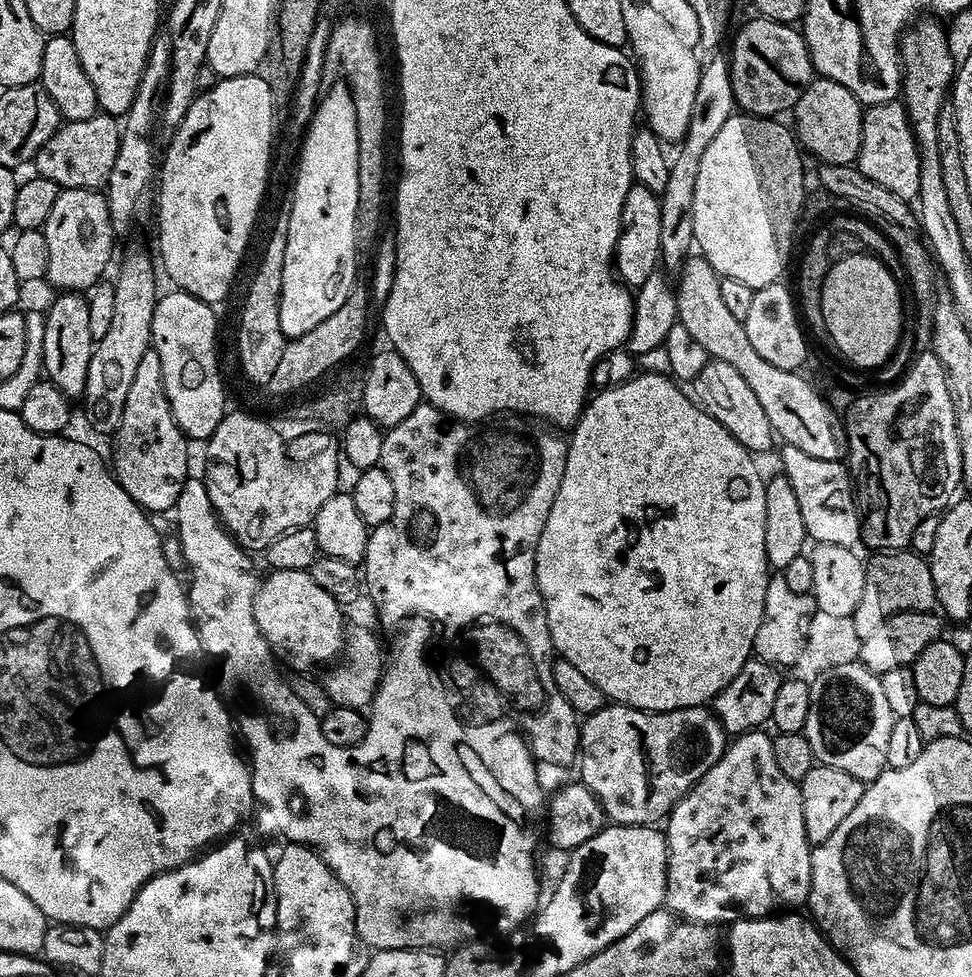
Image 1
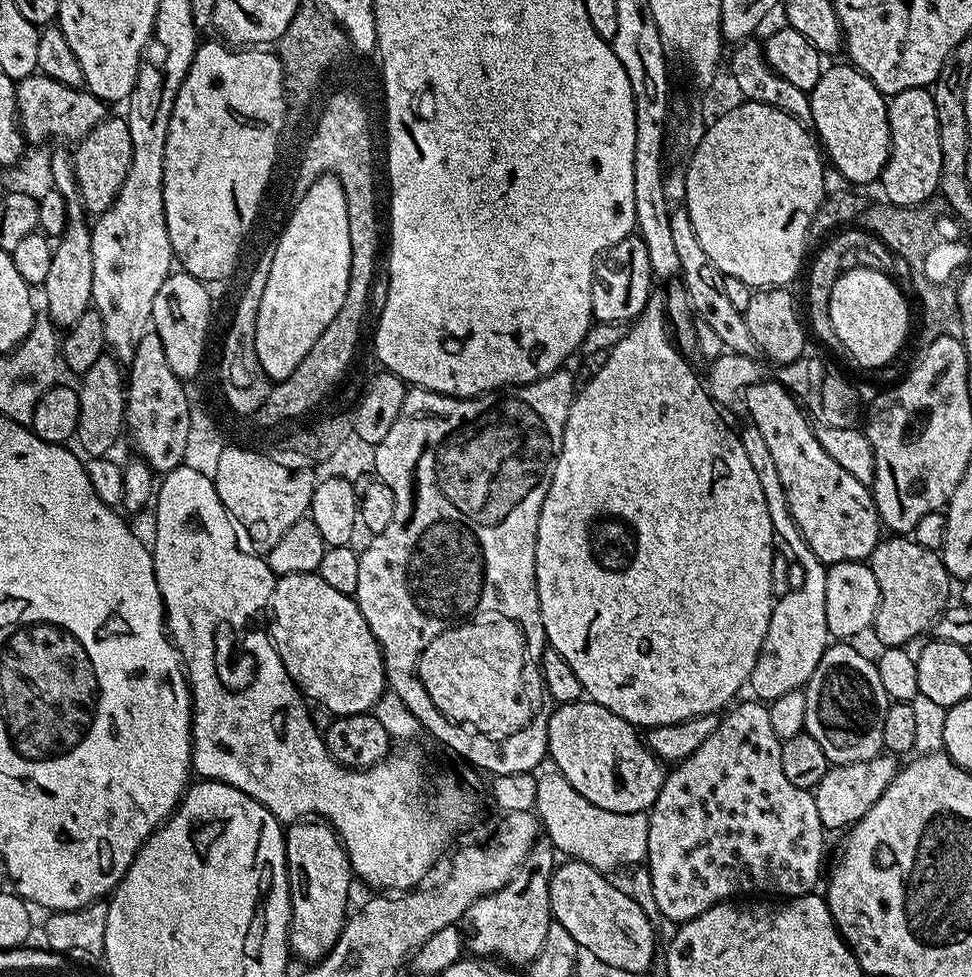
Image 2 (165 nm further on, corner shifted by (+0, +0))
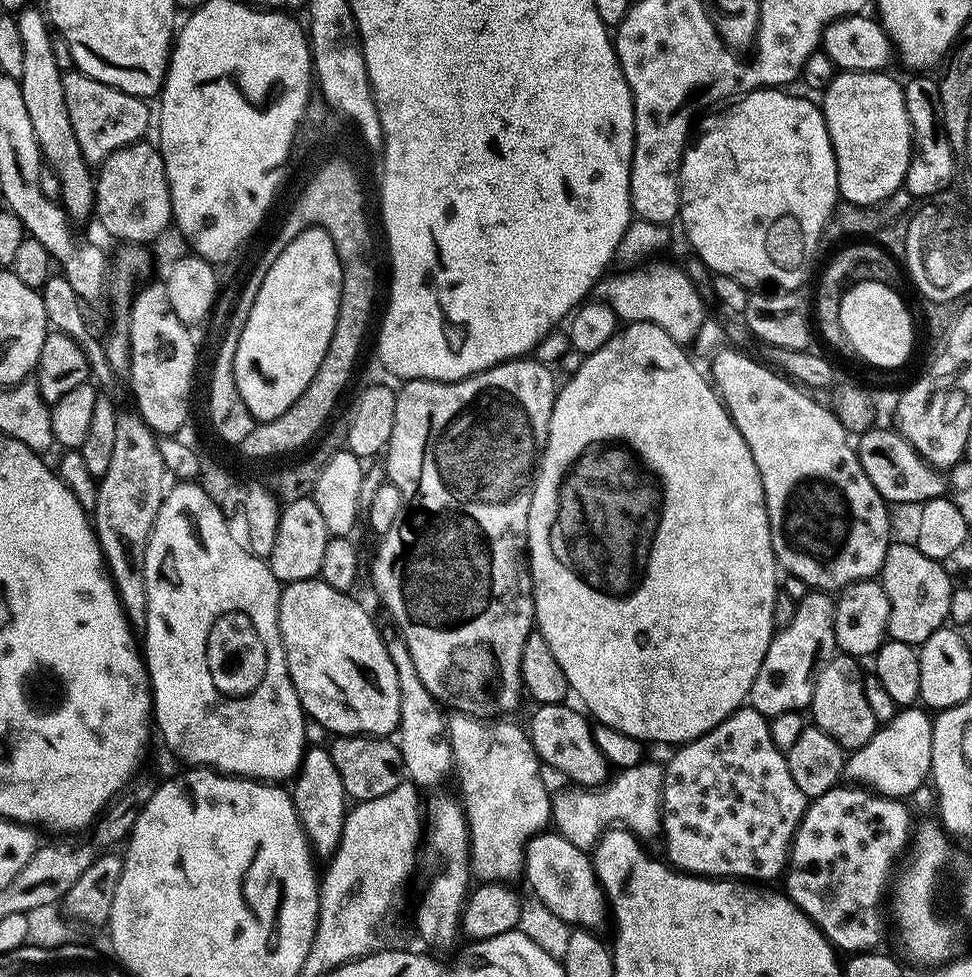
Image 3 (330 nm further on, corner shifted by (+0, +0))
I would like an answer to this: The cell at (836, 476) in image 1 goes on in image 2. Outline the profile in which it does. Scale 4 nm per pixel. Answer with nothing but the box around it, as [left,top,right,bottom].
[742,378,882,566]

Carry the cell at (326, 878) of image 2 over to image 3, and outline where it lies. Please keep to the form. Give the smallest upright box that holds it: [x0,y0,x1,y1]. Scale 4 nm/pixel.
[290,747,350,857]

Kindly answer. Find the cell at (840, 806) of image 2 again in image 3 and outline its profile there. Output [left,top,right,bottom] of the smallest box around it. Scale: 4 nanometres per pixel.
[844,707,933,800]

